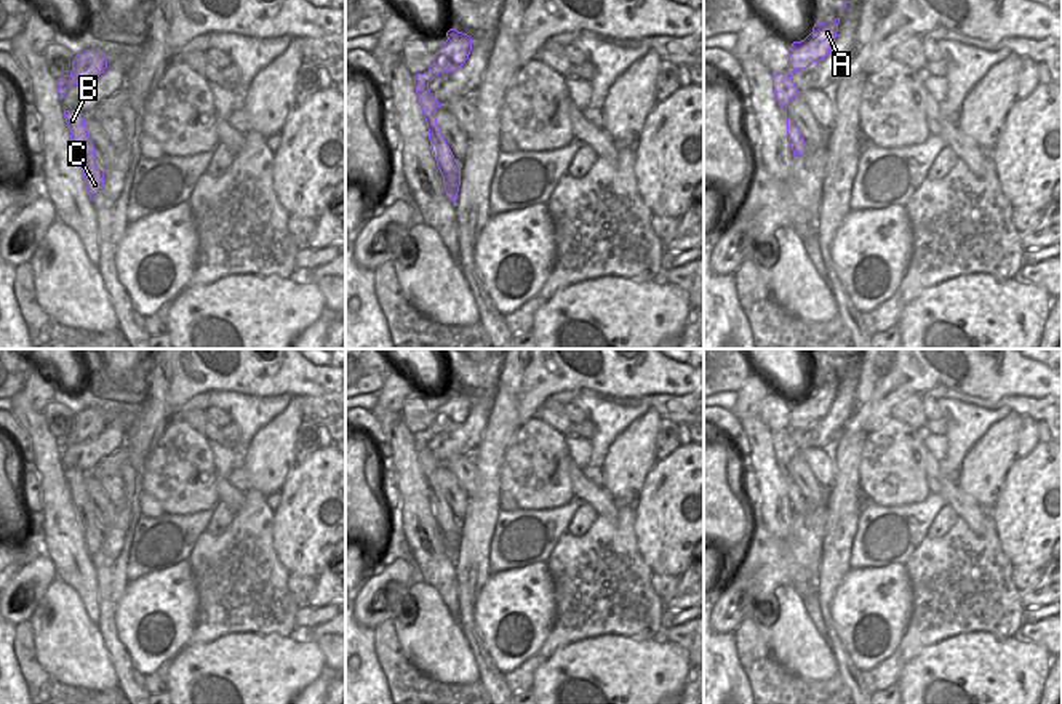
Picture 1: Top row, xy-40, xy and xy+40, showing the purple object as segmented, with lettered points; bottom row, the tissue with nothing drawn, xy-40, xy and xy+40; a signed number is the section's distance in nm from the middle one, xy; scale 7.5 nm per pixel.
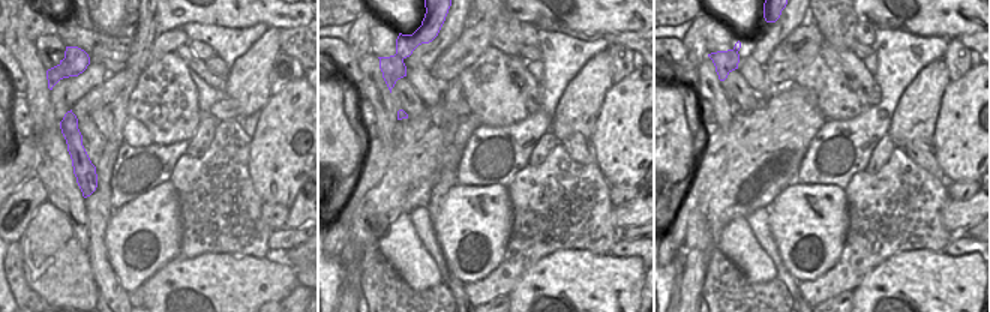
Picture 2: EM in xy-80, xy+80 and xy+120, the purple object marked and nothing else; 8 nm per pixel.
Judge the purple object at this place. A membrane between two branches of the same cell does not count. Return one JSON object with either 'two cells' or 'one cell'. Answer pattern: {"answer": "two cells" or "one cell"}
{"answer": "two cells"}

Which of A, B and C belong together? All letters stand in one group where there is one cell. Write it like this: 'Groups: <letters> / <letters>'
Groups: A / B C.

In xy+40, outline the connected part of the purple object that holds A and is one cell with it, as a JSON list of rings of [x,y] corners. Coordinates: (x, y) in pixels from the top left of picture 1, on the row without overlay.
[[[840,376],[814,382],[812,390],[801,400],[790,405],[789,427],[800,430],[812,421],[822,419],[836,397]]]

